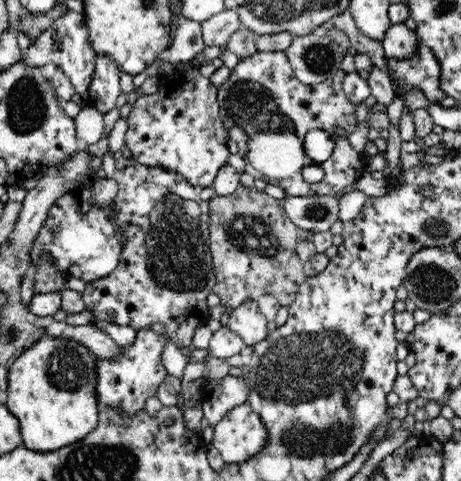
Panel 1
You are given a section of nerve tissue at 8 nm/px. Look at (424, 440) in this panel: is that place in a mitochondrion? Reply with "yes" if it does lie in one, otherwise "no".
no

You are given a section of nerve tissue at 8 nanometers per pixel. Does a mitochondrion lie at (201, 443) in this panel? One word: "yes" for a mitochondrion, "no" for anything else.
no

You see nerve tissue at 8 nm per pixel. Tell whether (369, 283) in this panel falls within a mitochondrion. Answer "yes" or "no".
no

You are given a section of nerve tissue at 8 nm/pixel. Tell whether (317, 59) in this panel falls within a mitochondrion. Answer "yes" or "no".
yes

